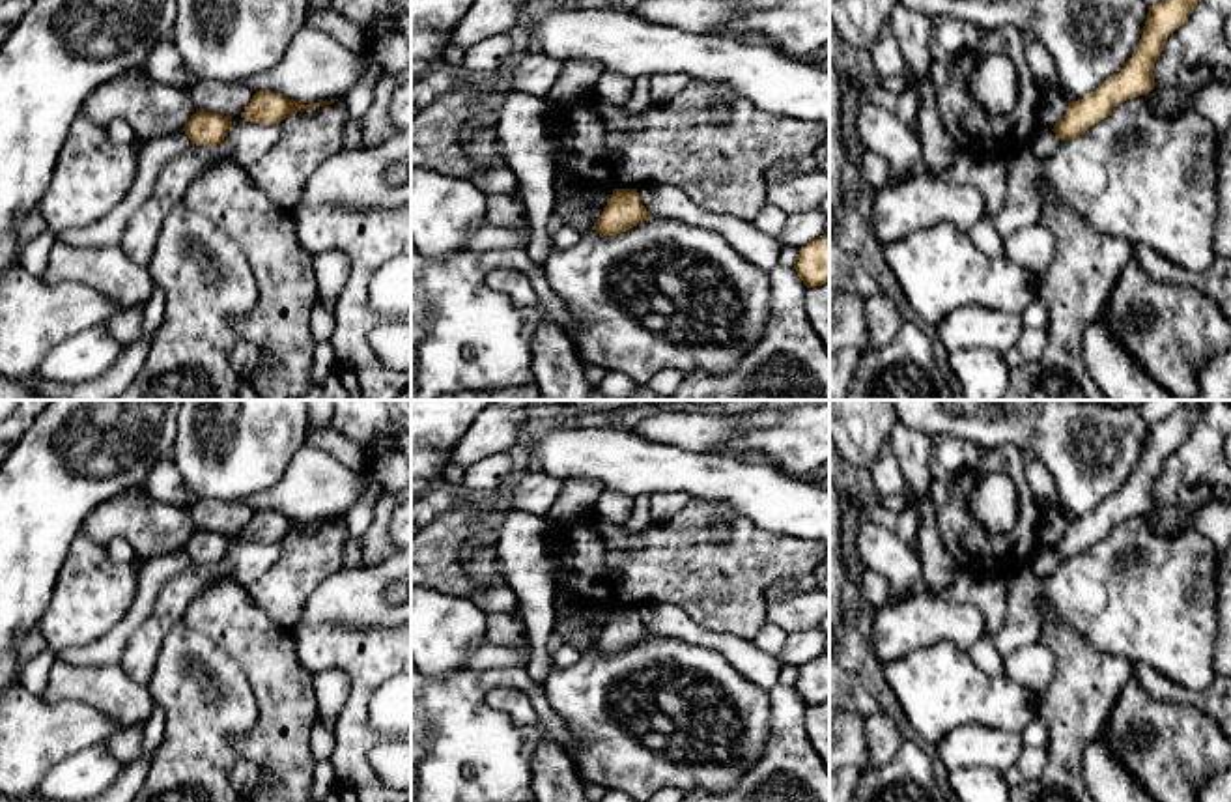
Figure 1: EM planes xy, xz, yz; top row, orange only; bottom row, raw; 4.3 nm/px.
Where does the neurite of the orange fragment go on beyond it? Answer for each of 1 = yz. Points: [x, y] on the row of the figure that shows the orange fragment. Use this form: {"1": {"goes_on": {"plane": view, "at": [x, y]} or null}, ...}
{"1": {"goes_on": null}}

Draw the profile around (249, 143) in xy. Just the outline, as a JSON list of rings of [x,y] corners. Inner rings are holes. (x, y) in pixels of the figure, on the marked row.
[[[198,80],[189,88],[189,93],[196,110],[209,110],[232,118],[224,144],[245,168],[254,166],[282,135],[278,125],[252,123],[241,118],[241,112],[256,93],[247,80]]]

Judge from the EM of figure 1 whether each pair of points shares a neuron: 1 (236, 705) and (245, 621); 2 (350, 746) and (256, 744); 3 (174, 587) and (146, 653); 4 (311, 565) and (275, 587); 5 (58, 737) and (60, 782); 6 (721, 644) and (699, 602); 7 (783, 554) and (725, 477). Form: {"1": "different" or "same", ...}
{"1": "different", "2": "different", "3": "same", "4": "same", "5": "different", "6": "different", "7": "different"}

